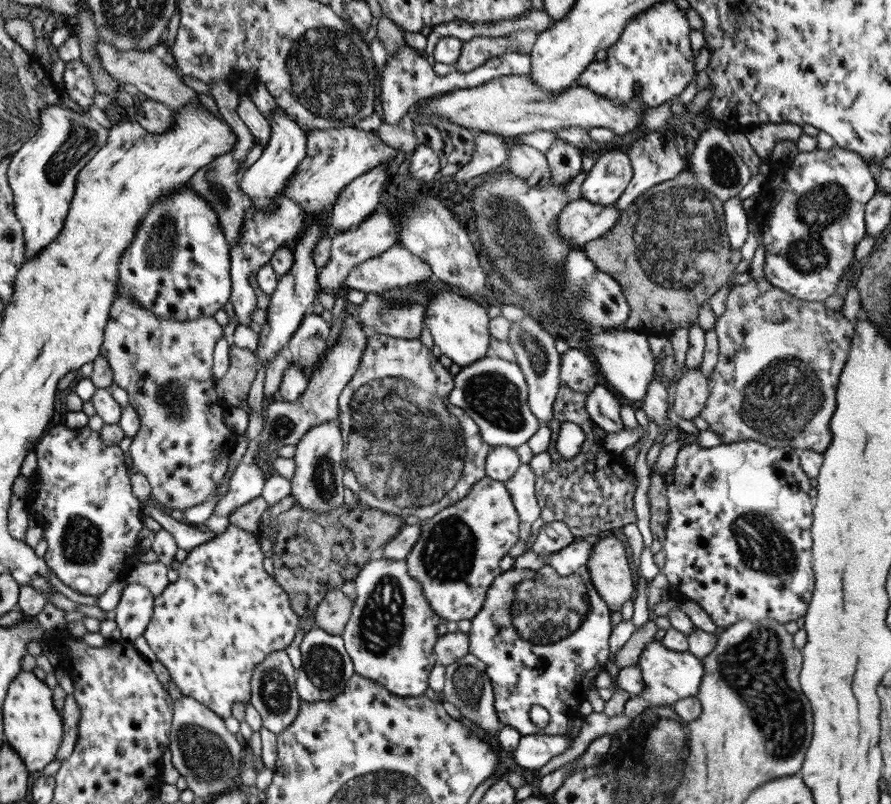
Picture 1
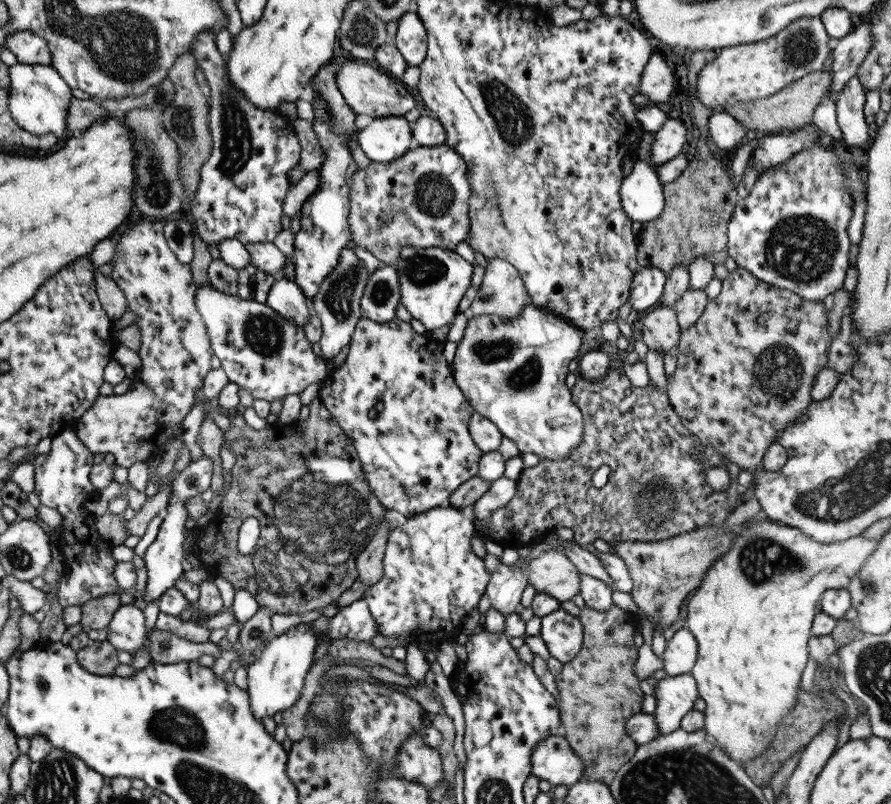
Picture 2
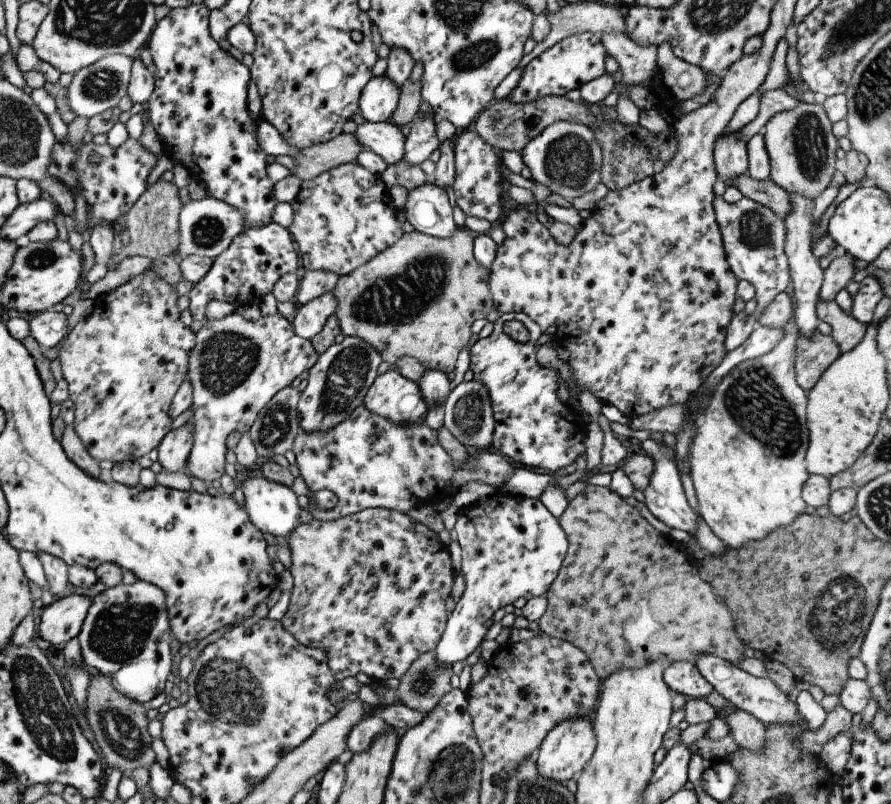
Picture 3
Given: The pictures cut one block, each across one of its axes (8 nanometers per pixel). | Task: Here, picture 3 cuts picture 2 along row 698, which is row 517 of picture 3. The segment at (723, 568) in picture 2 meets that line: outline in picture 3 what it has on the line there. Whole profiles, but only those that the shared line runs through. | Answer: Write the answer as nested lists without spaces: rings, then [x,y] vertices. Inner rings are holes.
[[[793,312],[791,319],[783,326],[783,337],[771,351],[768,351],[766,354],[763,354],[758,358],[741,362],[738,366],[735,366],[730,370],[730,373],[722,378],[722,380],[715,386],[715,389],[710,396],[709,405],[703,412],[702,422],[698,427],[694,442],[690,447],[690,476],[692,477],[692,482],[700,504],[700,514],[702,514],[702,518],[704,518],[706,524],[710,526],[712,532],[728,547],[740,548],[750,541],[763,539],[774,529],[792,524],[792,522],[806,510],[807,504],[802,498],[802,491],[806,479],[810,476],[805,464],[805,456],[809,444],[809,430],[807,427],[808,399],[807,392],[798,386],[795,379],[795,360],[797,355],[798,337],[799,328],[796,324]]]

